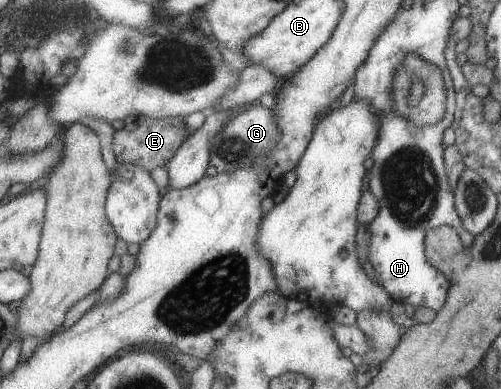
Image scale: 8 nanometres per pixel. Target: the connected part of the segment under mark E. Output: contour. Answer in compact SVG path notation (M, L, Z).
M130 116L124 120L125 126L116 131L112 150L119 163L143 167L151 173L157 167L165 167L175 156L176 151L186 140L186 118L172 117L152 120L146 117Z

